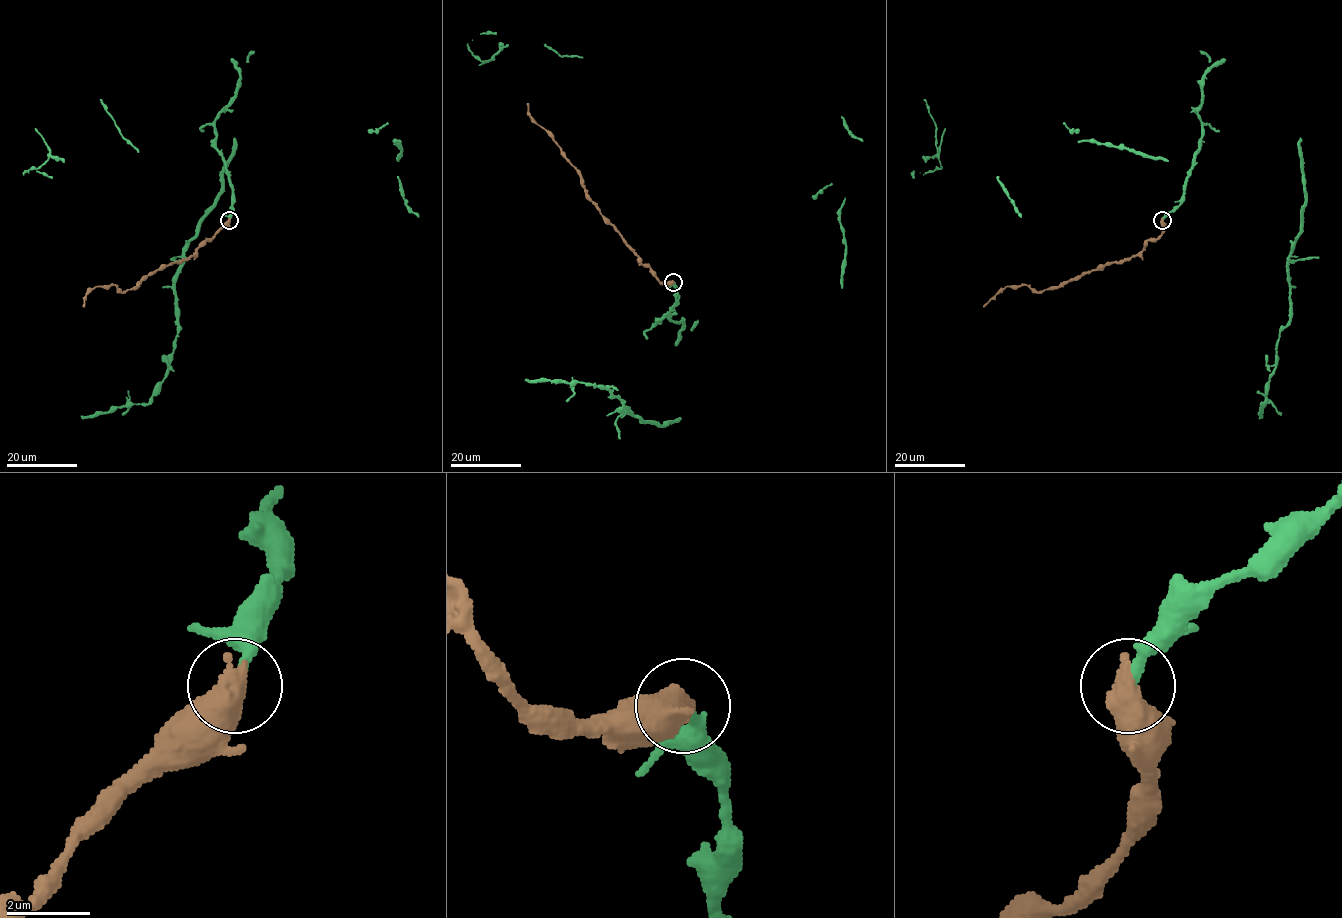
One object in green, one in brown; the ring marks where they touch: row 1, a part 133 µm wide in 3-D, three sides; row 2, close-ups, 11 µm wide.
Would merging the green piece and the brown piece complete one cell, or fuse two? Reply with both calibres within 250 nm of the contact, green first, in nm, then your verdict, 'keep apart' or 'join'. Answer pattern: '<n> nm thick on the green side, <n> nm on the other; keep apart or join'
240 nm thick on the green side, 700 nm on the other; join

